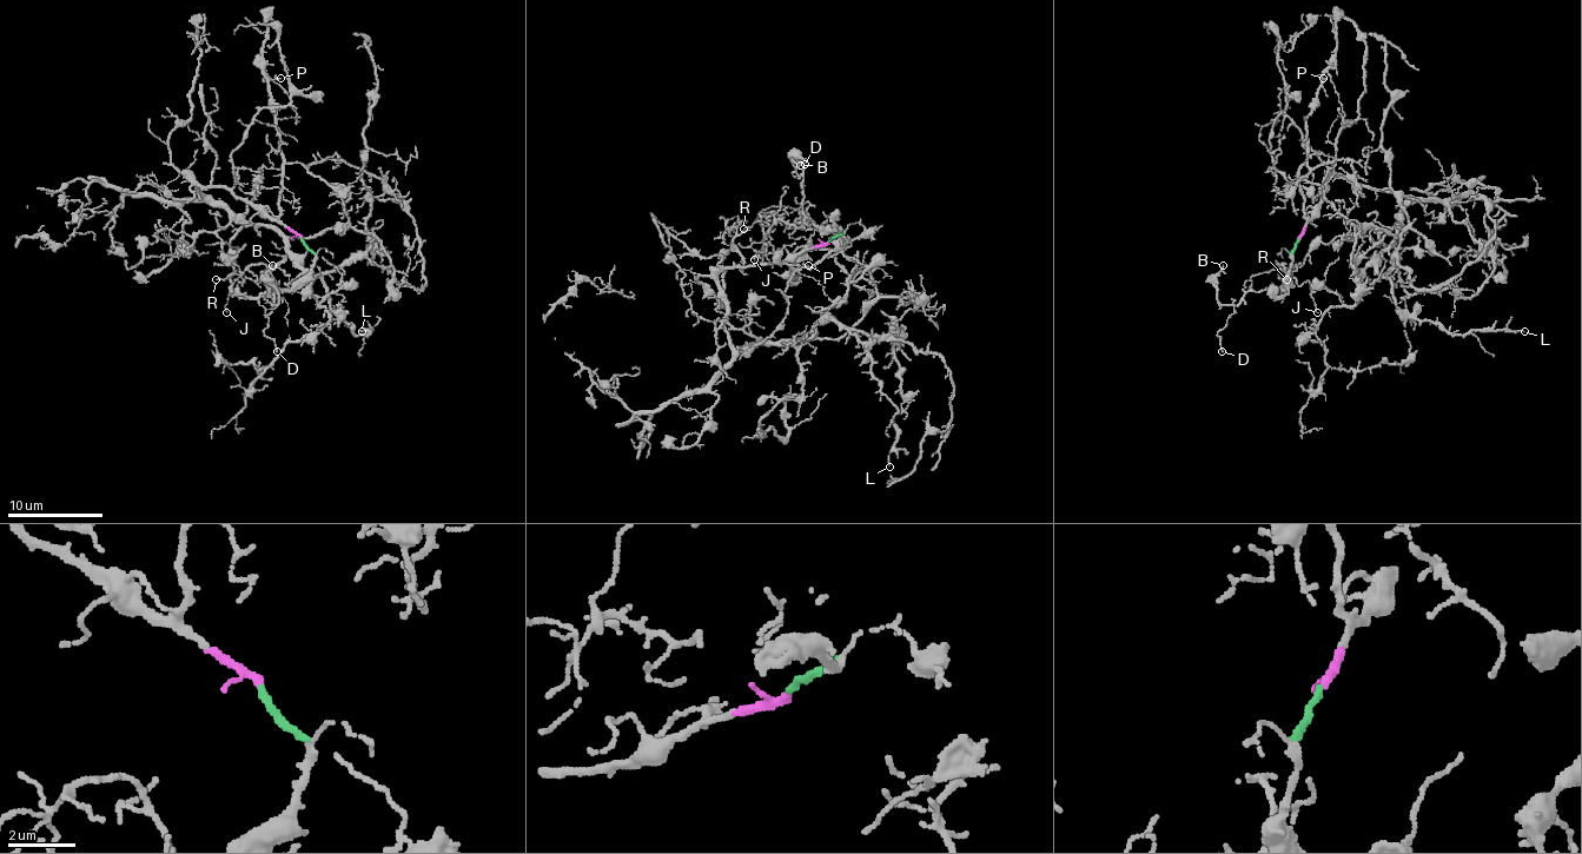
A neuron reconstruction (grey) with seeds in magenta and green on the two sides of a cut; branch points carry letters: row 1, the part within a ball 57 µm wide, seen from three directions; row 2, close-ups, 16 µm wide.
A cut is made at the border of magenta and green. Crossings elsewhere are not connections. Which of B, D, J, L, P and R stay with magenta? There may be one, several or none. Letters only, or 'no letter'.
L, P

